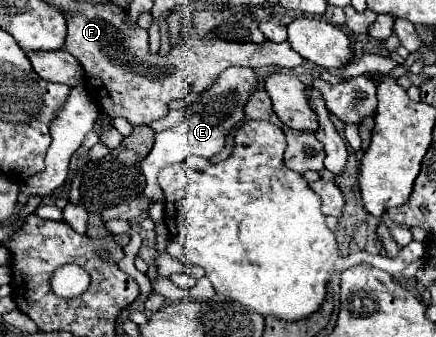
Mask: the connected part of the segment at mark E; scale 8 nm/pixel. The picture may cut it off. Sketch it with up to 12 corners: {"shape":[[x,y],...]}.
{"shape":[[232,67],[156,133],[144,193],[164,199],[160,169],[222,151],[258,77]]}

